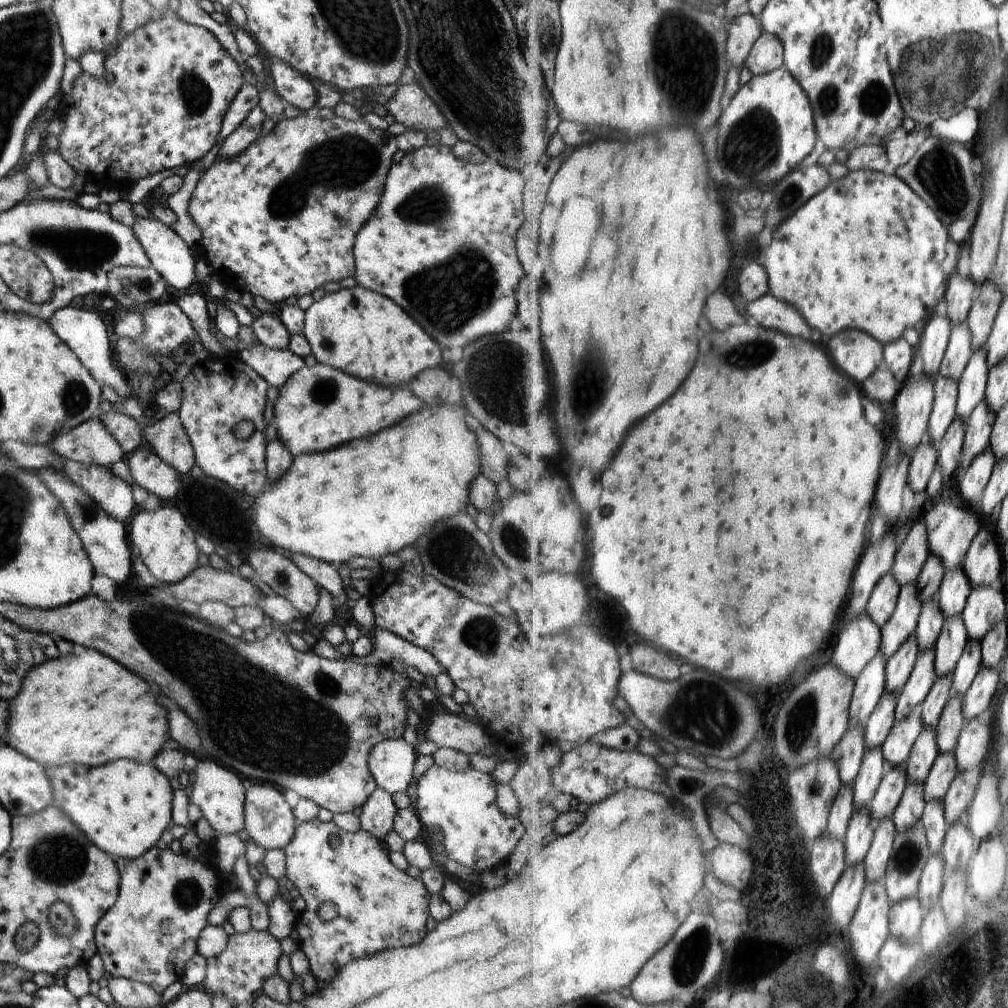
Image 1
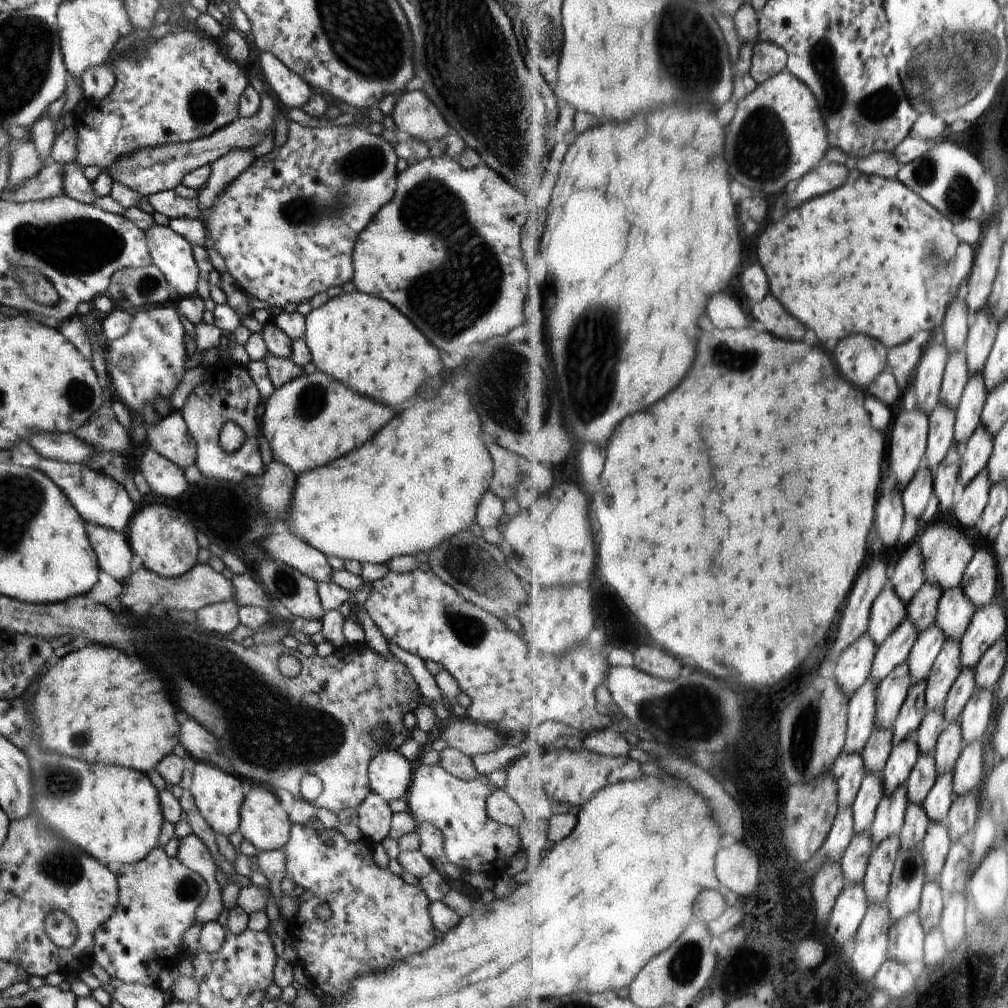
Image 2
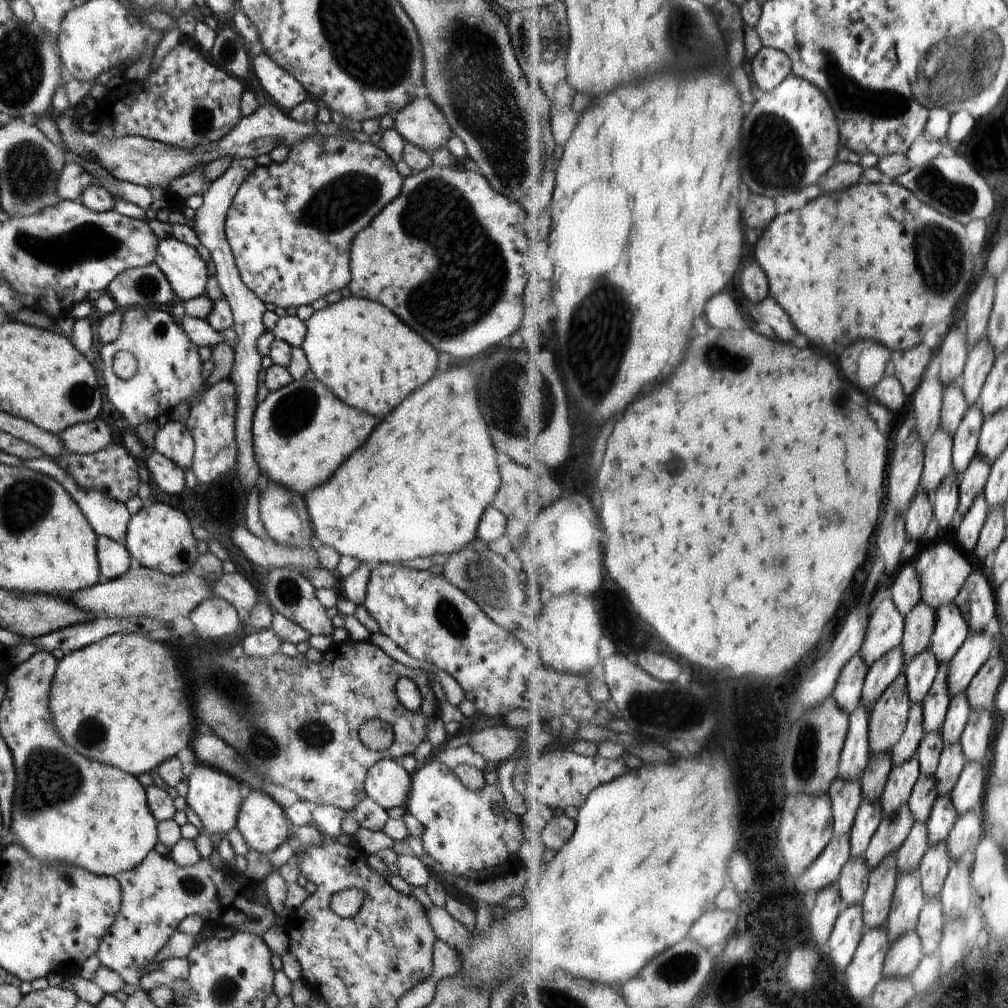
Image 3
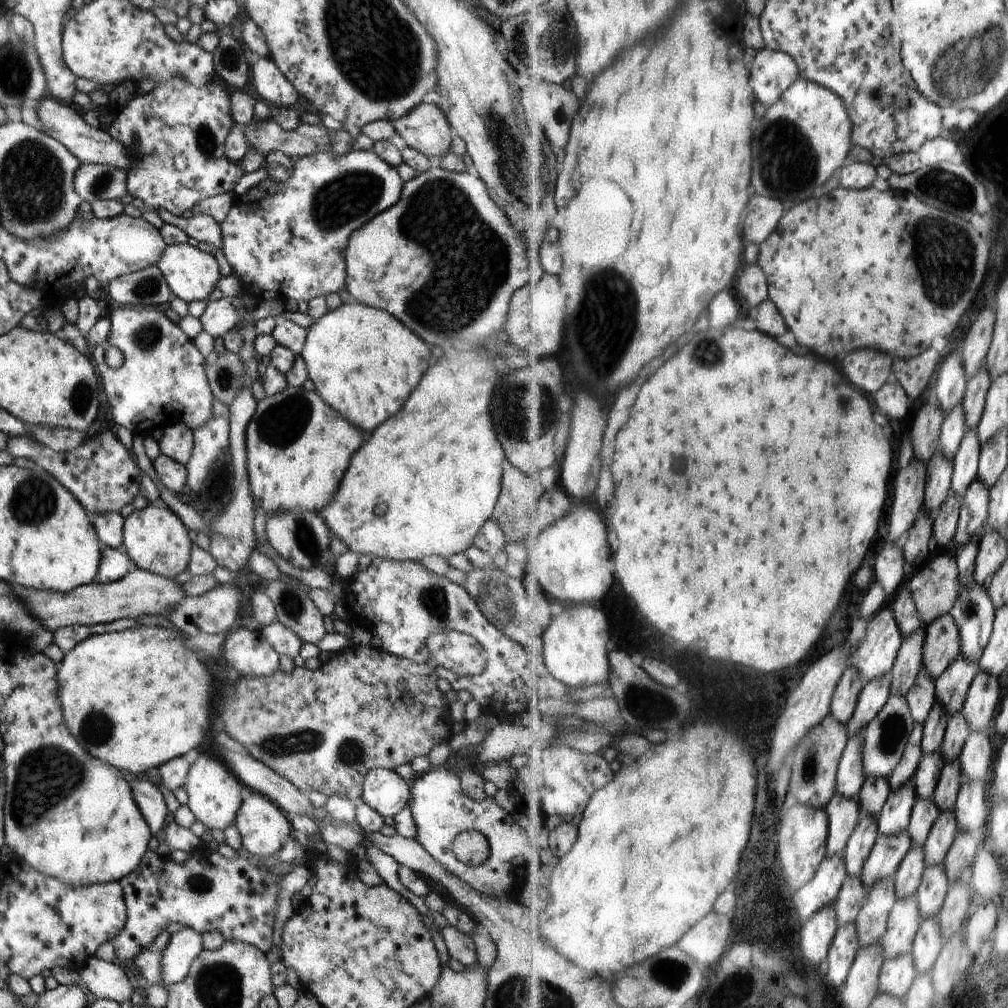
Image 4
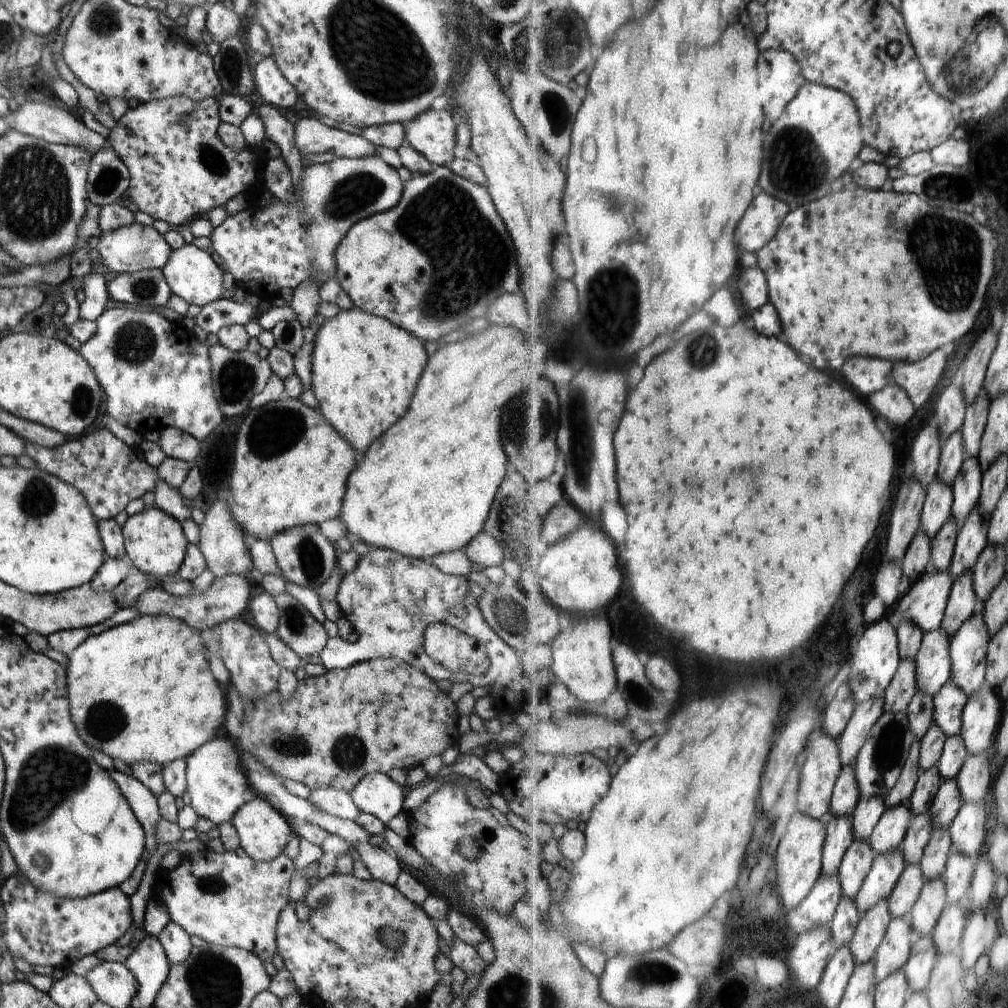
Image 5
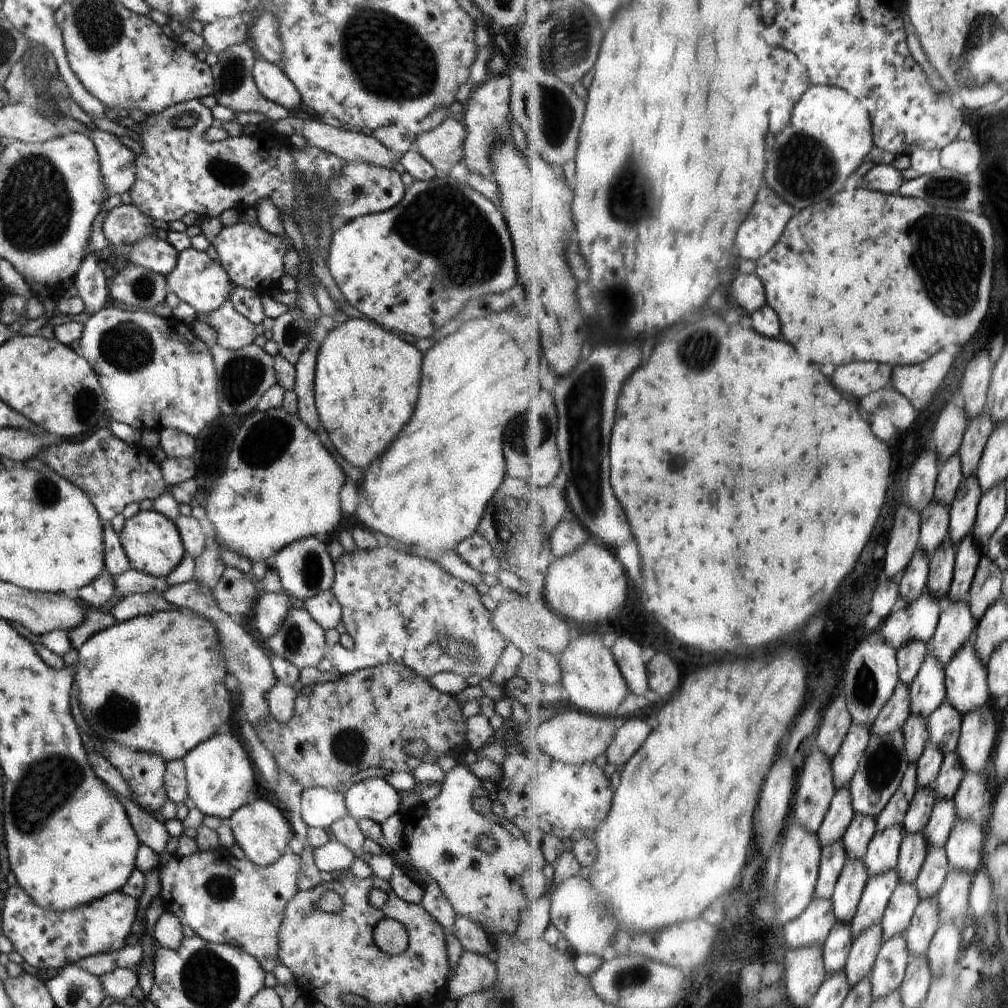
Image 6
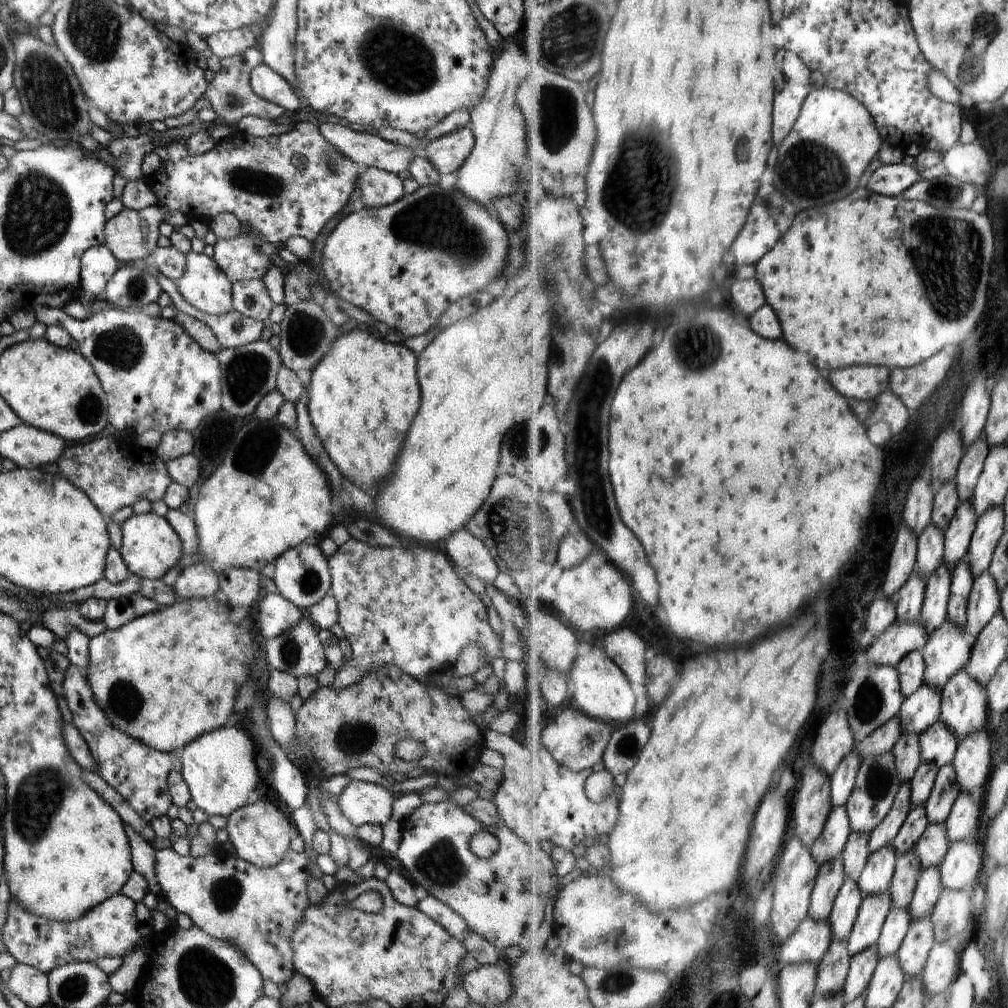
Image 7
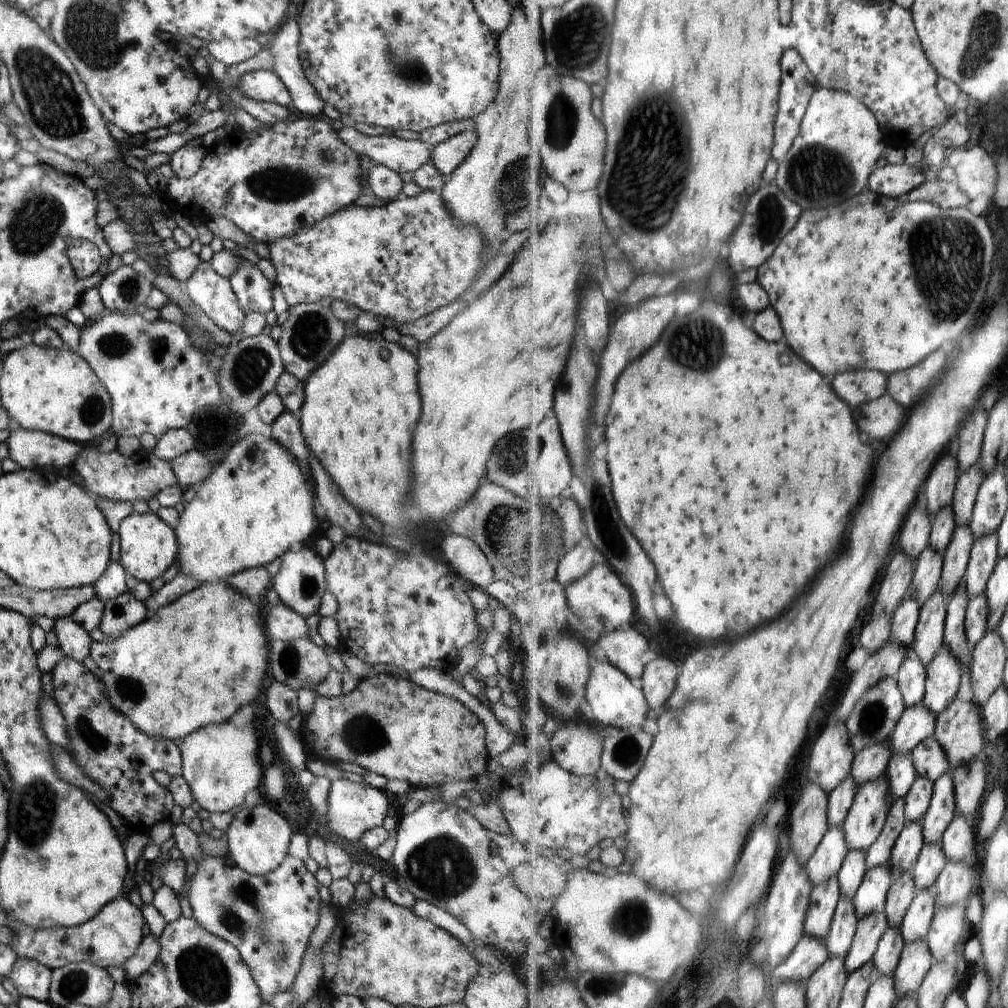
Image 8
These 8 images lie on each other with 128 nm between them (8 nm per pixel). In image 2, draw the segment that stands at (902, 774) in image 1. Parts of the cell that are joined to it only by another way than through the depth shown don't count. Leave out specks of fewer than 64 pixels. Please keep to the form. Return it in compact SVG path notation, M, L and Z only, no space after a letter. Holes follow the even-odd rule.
M907 784L892 795L887 794L879 806L876 822L870 830L876 847L891 836L901 836L910 803Z

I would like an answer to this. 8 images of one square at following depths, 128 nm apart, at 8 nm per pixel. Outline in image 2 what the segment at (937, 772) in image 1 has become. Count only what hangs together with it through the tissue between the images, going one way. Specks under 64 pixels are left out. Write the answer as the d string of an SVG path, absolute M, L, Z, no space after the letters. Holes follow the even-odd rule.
M955 773L940 775L924 804L933 822L947 822L955 803Z

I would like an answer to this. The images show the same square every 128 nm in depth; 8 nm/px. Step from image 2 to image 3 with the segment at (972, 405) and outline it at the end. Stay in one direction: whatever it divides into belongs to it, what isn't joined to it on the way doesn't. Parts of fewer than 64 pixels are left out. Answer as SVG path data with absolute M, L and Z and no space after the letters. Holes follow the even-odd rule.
M980 404L971 406L966 415L953 444L953 459L955 468L961 476L970 468L972 462L979 454L981 434L987 418L984 416Z

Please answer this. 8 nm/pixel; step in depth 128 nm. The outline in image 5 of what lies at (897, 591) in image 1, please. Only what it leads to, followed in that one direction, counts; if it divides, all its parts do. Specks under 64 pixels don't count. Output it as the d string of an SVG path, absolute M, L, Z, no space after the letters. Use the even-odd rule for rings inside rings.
M888 618L873 624L865 633L854 649L852 659L852 672L849 683L853 688L854 696L859 705L884 699L898 674L903 658L899 641L898 629L892 626Z

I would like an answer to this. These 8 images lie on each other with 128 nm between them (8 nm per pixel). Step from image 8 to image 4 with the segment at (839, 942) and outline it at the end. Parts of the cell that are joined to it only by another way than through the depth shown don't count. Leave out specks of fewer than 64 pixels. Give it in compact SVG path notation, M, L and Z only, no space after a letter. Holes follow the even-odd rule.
M863 808L861 813L862 820L845 850L849 876L860 878L864 874L866 863L881 836L878 824L879 817L870 816Z

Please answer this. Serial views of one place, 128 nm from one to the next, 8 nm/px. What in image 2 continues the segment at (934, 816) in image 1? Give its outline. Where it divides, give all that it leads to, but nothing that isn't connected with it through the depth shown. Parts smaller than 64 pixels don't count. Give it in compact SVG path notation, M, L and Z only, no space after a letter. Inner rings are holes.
M933 822L922 846L928 880L939 882L941 874L945 871L953 843L947 822Z

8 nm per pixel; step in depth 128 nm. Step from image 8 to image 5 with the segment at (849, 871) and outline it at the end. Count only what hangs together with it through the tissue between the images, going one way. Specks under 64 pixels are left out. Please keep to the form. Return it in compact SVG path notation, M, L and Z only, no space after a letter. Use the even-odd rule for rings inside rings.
M863 796L853 814L855 833L859 841L869 842L871 840L876 827L888 810L885 802L884 799L869 799Z

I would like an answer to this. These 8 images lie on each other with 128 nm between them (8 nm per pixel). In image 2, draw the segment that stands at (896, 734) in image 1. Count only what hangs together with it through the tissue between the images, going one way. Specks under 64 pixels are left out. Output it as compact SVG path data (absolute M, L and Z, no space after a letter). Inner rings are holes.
M915 736L899 747L893 748L888 766L882 774L888 795L892 795L907 784L921 754L921 748Z

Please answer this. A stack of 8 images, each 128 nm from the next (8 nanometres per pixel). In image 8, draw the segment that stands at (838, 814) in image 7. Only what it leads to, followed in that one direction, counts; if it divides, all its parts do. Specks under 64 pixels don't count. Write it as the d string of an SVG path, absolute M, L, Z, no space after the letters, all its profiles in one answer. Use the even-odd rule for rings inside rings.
M832 827L807 864L815 887L839 878L850 851L845 830L840 827Z

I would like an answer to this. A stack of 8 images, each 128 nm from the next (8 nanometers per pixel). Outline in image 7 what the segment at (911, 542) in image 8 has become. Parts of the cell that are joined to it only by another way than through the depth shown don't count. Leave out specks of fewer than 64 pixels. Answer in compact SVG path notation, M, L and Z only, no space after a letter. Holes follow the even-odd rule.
M916 478L907 497L904 513L905 522L920 538L921 534L933 524L937 494L932 480L925 482Z

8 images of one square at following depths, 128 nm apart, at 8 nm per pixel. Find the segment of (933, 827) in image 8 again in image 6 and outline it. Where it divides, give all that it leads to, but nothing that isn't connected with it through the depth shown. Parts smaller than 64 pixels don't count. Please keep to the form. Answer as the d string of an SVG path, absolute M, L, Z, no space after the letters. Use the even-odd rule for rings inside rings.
M959 750L948 753L934 786L939 802L954 801L966 775L967 770Z

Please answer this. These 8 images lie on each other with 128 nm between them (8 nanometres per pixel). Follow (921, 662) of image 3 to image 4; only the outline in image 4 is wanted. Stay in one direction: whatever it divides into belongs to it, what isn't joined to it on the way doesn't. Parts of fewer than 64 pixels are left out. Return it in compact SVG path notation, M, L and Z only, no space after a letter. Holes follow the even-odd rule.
M924 671L924 674L918 677L916 686L910 691L908 699L916 724L925 726L932 709L938 703L937 682Z

